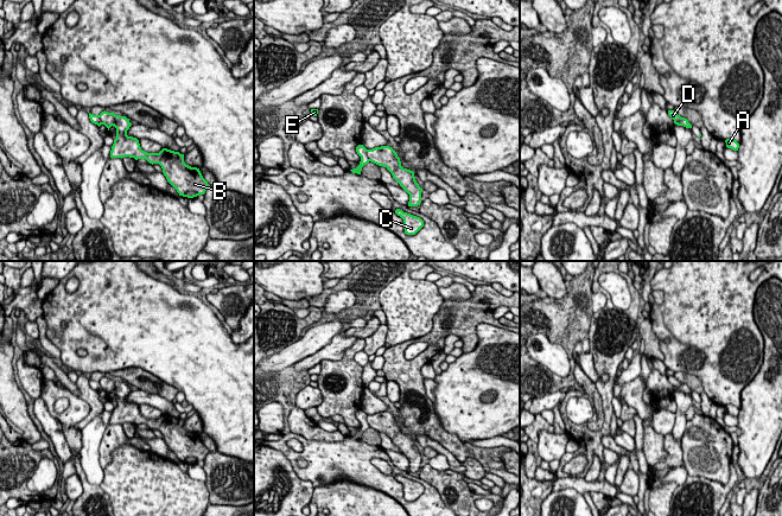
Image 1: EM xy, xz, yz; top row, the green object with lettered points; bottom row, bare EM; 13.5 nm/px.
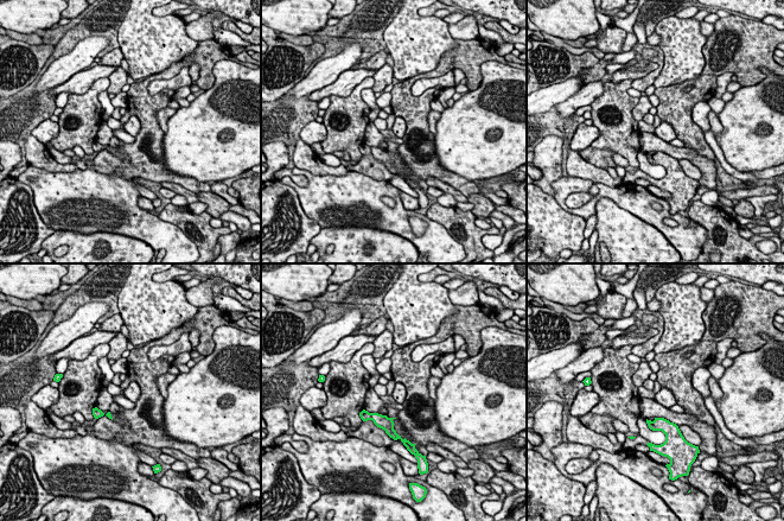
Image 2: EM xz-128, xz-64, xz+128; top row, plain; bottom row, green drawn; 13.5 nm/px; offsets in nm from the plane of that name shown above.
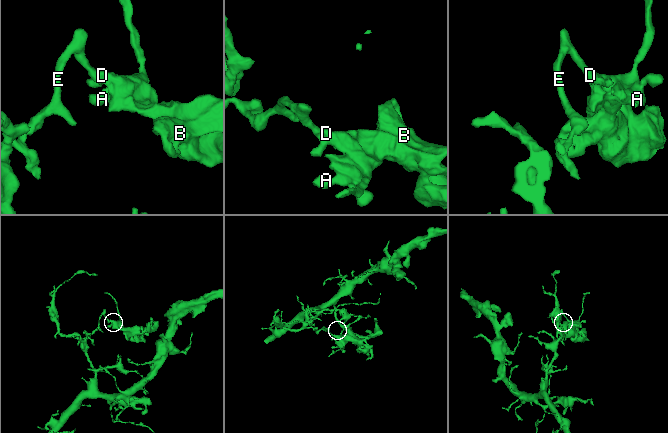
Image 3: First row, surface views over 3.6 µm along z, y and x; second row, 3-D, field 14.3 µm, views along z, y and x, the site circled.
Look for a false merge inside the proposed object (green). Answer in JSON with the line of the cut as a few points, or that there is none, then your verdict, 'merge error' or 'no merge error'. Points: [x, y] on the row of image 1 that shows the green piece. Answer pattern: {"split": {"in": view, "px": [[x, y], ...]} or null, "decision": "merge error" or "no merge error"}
{"split": {"in": "xz", "px": [[366, 150], [366, 155], [369, 160]]}, "decision": "merge error"}

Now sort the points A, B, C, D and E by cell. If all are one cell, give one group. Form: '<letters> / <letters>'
A B C D / E

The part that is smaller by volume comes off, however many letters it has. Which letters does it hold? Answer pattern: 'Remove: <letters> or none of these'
Remove: A, B, C, D

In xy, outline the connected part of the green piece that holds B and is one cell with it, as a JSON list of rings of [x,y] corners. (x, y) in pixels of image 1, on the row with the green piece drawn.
[[[102,112],[100,115],[102,125],[108,130],[112,126],[116,128],[116,139],[112,146],[110,158],[146,159],[150,164],[159,164],[167,181],[177,190],[179,196],[193,198],[204,195],[210,186],[203,178],[199,168],[191,167],[184,163],[184,154],[167,148],[159,153],[147,153],[141,149],[139,140],[127,135],[132,126],[126,116]]]

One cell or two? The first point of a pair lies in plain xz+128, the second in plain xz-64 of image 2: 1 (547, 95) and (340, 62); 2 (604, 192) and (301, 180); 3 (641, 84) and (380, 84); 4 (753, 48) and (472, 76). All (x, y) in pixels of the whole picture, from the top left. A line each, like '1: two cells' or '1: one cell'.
1: one cell
2: two cells
3: one cell
4: one cell

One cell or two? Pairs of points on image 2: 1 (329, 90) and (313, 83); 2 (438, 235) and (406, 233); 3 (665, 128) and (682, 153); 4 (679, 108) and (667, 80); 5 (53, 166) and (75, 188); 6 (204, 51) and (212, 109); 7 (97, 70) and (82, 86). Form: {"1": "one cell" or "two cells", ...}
{"1": "two cells", "2": "one cell", "3": "two cells", "4": "two cells", "5": "two cells", "6": "two cells", "7": "one cell"}

